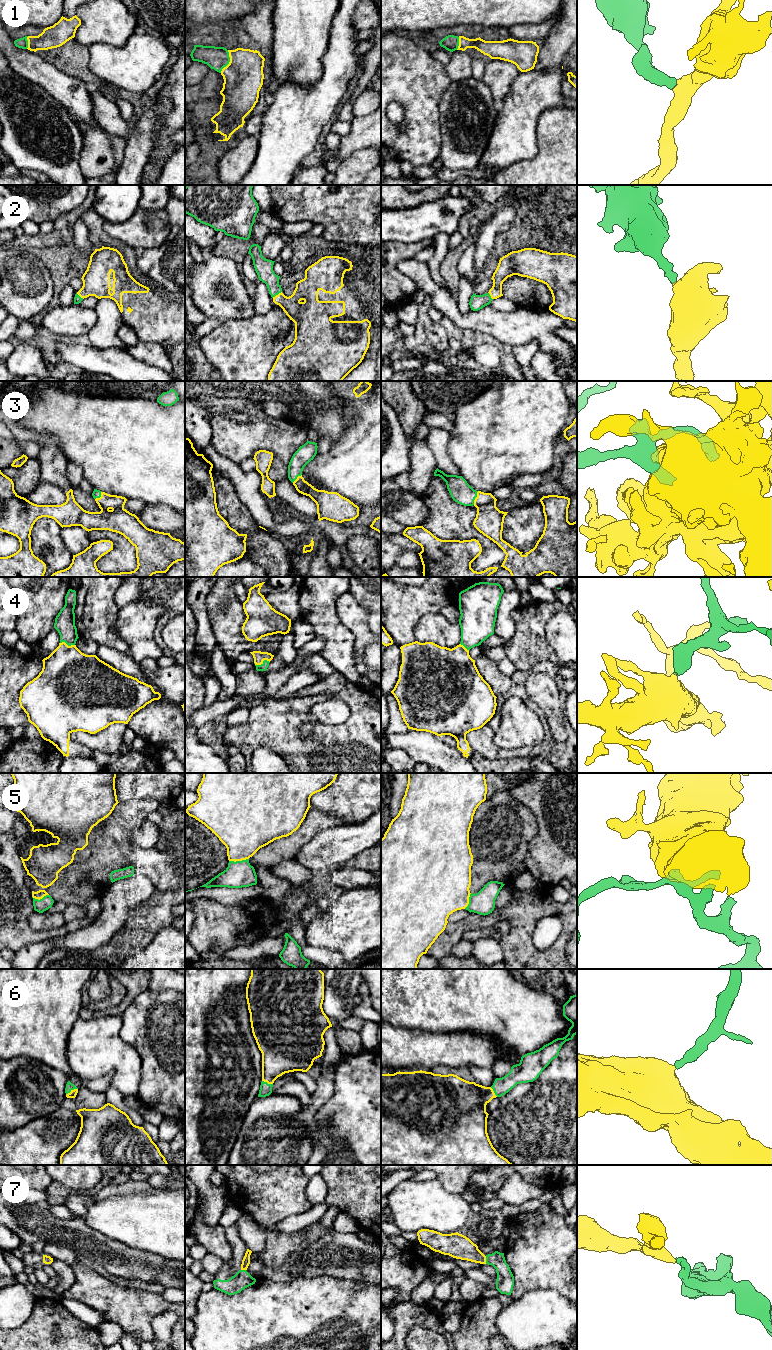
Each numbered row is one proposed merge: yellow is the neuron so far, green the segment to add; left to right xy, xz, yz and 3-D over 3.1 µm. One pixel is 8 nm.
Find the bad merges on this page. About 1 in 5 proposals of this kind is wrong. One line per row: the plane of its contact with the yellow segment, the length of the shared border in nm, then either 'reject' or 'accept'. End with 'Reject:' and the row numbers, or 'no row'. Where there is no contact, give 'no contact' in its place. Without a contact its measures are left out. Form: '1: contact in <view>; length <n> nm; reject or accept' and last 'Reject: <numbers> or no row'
1: contact in xz; length 200 nm; accept
2: contact in xz; length 90 nm; accept
3: contact in yz; length 120 nm; accept
4: contact in xz; length 130 nm; accept
5: contact in xz; length 160 nm; accept
6: contact in xy; length 110 nm; accept
7: contact in yz; length 60 nm; accept
Reject: no row

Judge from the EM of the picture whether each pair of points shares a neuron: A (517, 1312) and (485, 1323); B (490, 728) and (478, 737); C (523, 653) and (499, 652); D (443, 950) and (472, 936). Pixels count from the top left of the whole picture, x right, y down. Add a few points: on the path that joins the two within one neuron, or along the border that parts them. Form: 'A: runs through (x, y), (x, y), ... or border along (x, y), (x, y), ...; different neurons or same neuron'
A: border along (502, 1306), (496, 1318), (498, 1331); different neurons
B: runs through (487, 731), (481, 737); same neuron
C: border along (504, 647), (506, 656); different neurons
D: border along (482, 927), (467, 930), (461, 938); different neurons

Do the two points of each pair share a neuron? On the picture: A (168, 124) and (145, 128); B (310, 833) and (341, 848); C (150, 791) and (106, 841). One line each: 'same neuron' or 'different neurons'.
A: different neurons
B: different neurons
C: different neurons

